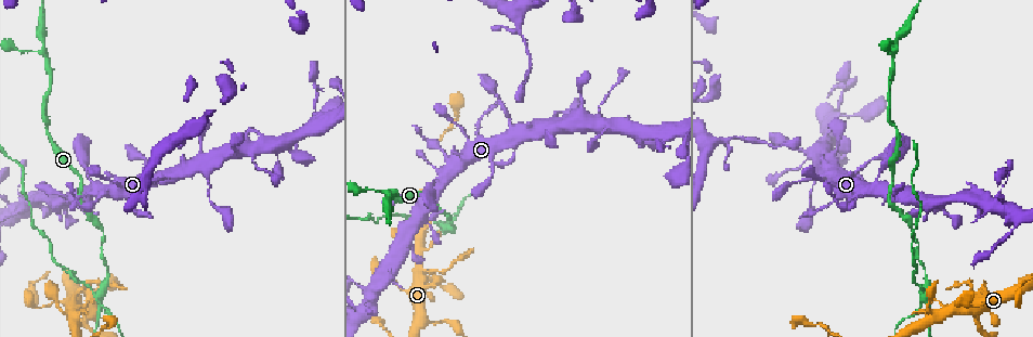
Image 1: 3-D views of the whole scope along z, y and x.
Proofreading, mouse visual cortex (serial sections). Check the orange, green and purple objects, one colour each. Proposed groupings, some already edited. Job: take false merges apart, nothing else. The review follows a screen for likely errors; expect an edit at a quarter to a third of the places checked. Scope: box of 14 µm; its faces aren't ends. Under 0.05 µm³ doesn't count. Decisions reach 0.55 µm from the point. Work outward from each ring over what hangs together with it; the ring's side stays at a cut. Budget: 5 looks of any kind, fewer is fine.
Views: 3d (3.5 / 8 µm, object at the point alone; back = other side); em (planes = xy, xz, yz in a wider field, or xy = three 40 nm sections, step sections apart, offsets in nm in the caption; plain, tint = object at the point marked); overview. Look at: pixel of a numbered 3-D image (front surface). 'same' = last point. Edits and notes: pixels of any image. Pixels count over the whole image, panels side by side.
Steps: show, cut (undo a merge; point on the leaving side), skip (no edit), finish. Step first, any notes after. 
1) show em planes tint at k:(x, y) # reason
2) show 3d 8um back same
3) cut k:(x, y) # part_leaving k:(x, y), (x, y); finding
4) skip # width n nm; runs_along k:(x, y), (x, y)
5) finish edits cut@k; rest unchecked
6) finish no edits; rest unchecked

show 3d 3.5um at 1:(829, 176) # thin neck

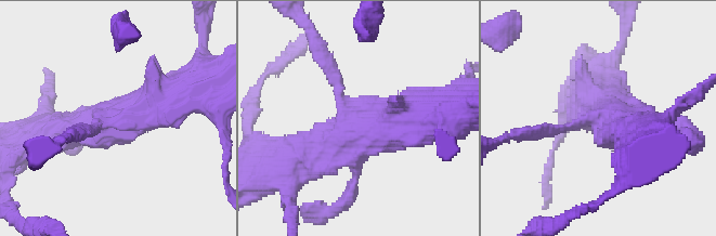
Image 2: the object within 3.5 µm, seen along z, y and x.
show em planes tint at 2:(595, 121)

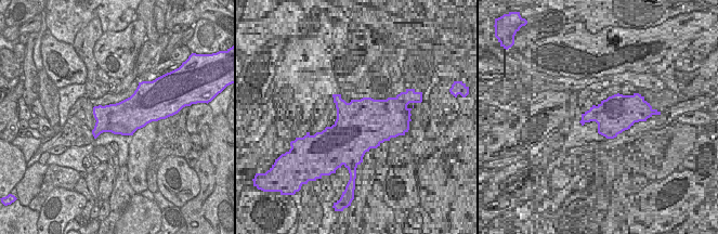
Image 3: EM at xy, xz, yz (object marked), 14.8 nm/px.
skip # arm_widths 150, 200, 500, 600 nm; runs_along 2:(289, 159), (416, 115); continuous, no second cell

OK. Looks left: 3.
show 3d 3.5um at 1:(891, 201) # abrupt turn

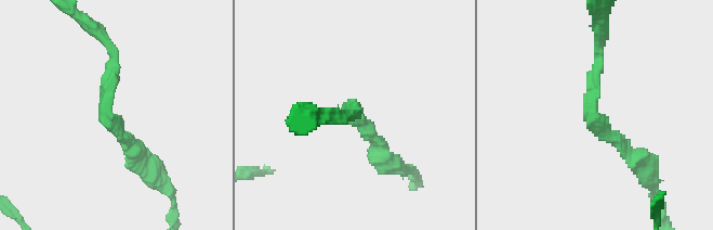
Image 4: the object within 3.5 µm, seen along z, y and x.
show em xy step 5 tint at 4:(590, 111) # arm_widths 150, 200 nm; now the EM

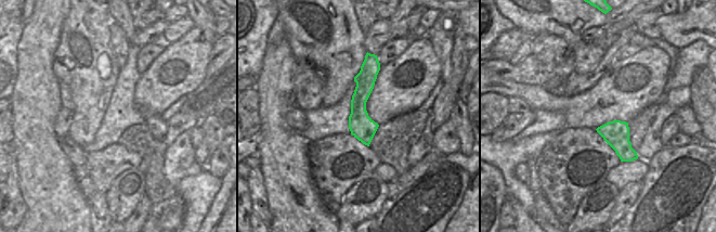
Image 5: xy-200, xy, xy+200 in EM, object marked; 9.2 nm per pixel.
skip # runs_along 5:(367, 59), (360, 97), (365, 141); one cell here

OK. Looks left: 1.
finish no edits; rest unchecked

